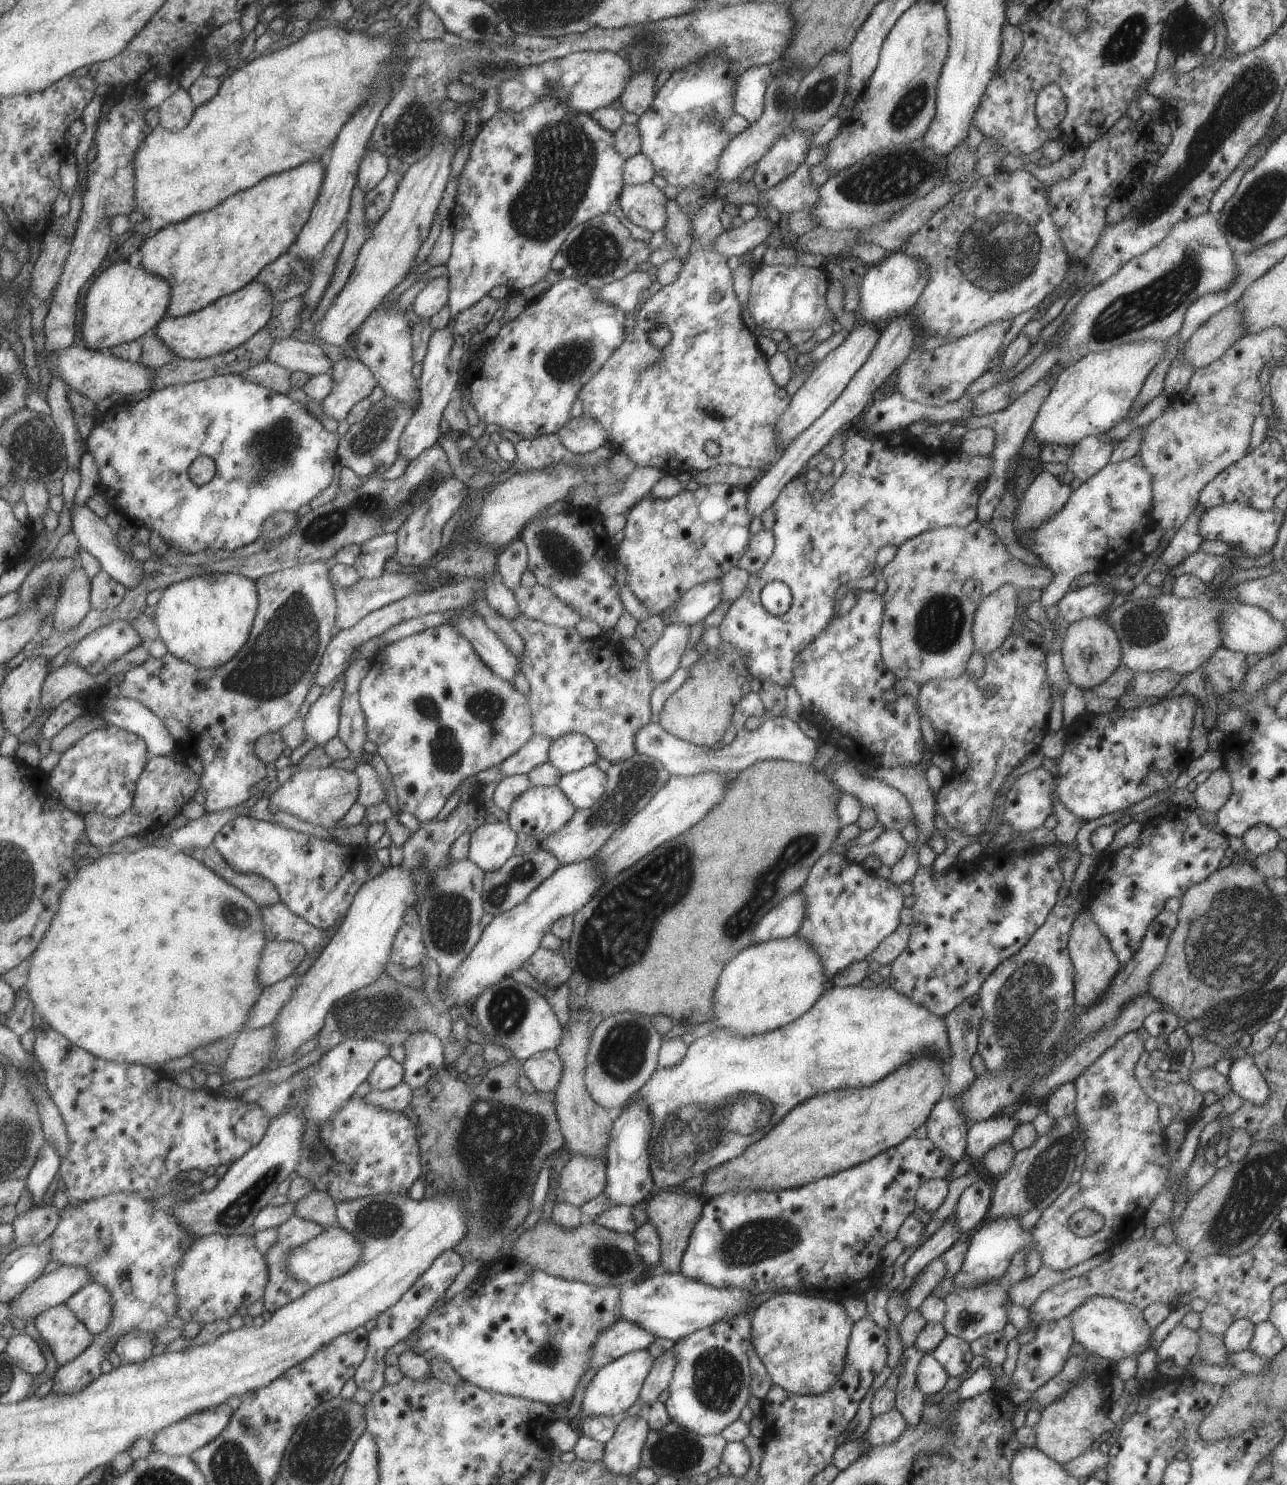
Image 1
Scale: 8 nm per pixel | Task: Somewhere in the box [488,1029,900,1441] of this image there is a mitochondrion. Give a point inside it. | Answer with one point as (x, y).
(693, 1133)

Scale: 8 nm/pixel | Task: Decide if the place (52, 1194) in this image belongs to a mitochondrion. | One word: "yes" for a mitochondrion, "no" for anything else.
no

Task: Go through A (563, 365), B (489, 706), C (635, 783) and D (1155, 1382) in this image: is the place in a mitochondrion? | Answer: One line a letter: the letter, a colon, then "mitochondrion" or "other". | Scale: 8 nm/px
A: mitochondrion
B: mitochondrion
C: mitochondrion
D: other

